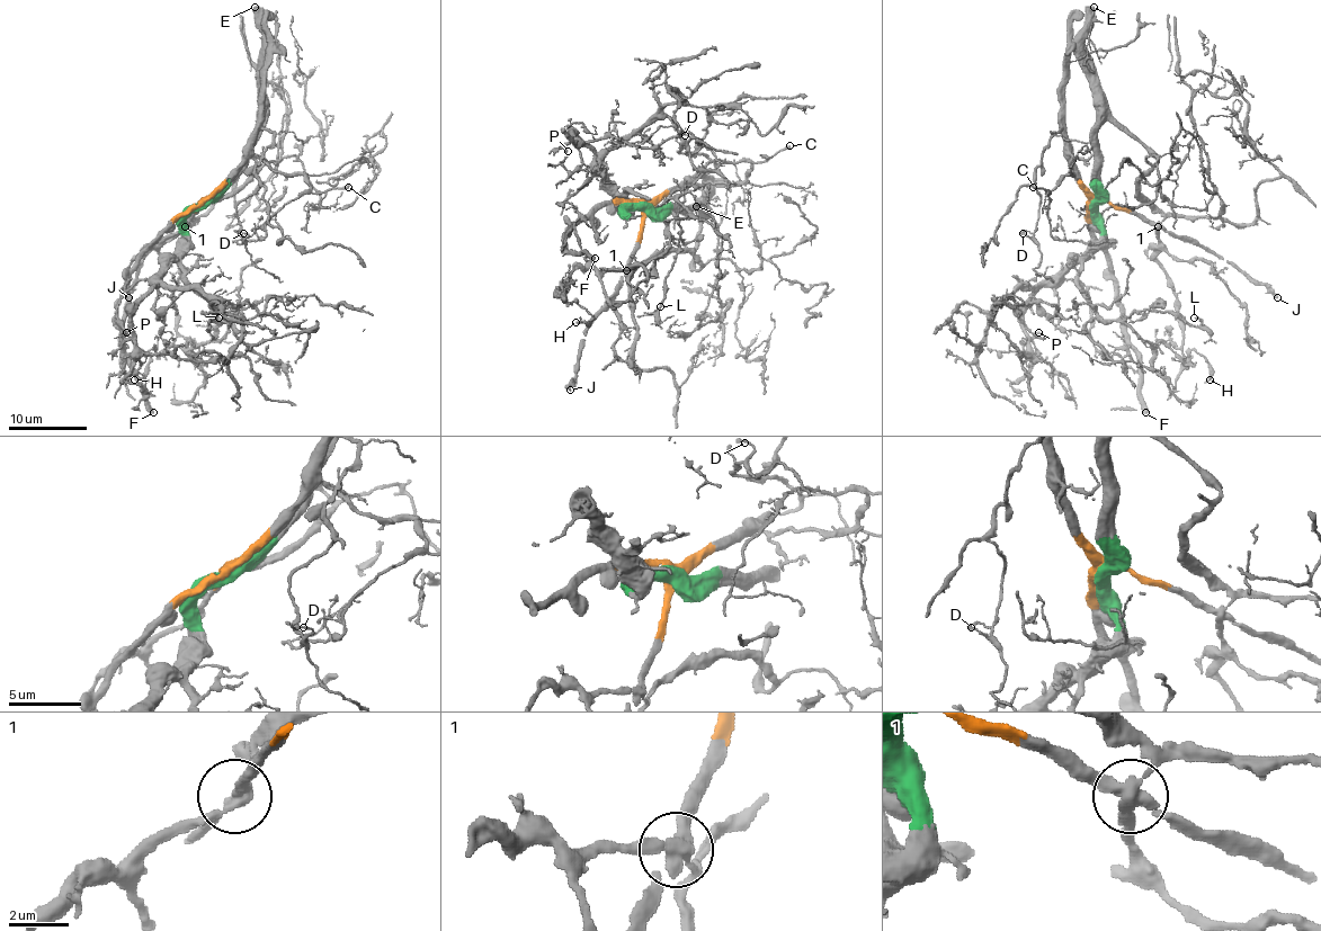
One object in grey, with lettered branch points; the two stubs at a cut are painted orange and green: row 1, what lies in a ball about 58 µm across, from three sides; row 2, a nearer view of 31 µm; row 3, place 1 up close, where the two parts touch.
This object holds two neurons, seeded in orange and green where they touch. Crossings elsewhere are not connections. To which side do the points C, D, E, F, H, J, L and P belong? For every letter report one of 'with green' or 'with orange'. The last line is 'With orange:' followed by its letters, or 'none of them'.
C: with orange
D: with orange
E: with green
F: with orange
H: with green
J: with orange
L: with green
P: with green
With orange: C, D, F, J

